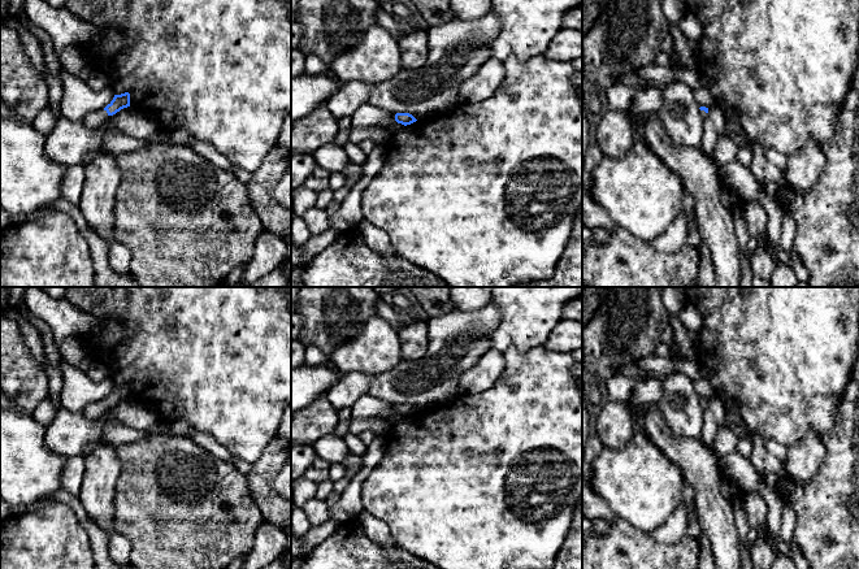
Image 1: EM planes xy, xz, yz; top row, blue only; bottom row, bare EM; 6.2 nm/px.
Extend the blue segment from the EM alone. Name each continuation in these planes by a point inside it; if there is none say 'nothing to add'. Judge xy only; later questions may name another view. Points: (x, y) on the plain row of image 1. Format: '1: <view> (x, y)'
1: xy (92, 412)

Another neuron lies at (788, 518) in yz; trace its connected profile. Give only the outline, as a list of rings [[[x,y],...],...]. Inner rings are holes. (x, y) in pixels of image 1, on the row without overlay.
[[[784,501],[782,514],[780,521],[780,537],[785,544],[791,546],[793,533],[795,526],[795,513],[791,507]]]

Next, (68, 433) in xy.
[[[131,398],[108,407],[96,421],[88,420],[83,412],[60,408],[47,426],[45,444],[66,459],[78,456],[86,444],[101,440],[109,421],[121,422],[136,431],[147,431],[162,422],[151,404]]]

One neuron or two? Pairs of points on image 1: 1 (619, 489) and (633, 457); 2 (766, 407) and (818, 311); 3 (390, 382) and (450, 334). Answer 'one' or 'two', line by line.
1: one
2: one
3: one

